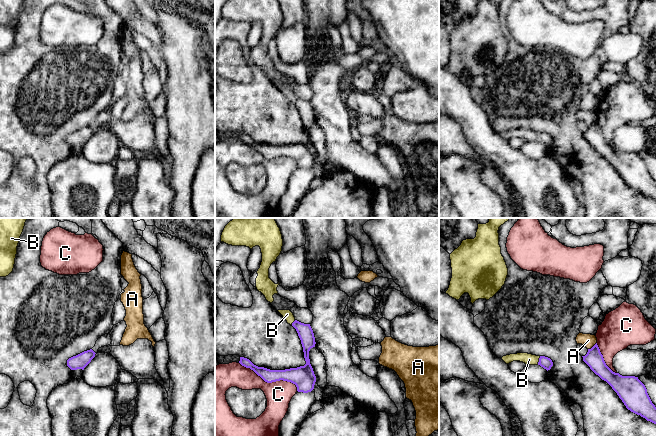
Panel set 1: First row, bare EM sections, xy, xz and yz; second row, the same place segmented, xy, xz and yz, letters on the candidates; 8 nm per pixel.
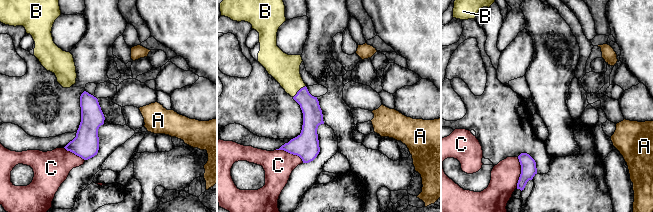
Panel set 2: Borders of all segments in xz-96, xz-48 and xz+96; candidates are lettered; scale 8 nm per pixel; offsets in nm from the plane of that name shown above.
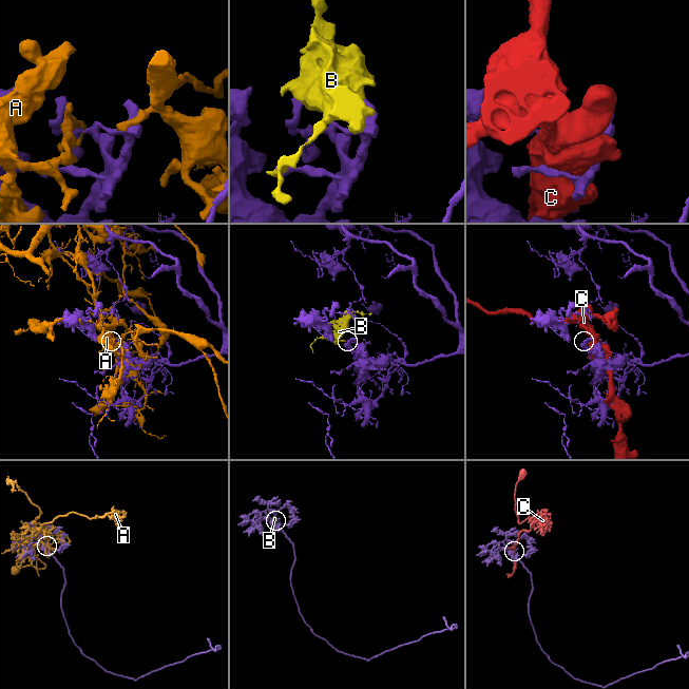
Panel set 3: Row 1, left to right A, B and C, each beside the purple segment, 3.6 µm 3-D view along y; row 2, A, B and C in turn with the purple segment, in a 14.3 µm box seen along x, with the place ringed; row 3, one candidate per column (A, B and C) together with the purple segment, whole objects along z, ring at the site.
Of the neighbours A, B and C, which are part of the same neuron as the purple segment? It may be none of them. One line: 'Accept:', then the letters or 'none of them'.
Accept: B

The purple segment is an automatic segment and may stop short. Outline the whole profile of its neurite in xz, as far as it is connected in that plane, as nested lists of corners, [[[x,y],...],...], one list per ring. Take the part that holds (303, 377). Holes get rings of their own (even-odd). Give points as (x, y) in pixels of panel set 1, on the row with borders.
[[[278,310],[288,324],[292,325],[301,340],[304,358],[306,364],[297,368],[285,370],[270,370],[264,367],[254,365],[249,359],[240,357],[239,363],[253,370],[265,382],[272,383],[276,381],[287,381],[296,385],[298,392],[308,393],[314,389],[316,376],[310,364],[309,351],[315,347],[315,337],[310,324],[304,324],[297,321],[290,310]]]

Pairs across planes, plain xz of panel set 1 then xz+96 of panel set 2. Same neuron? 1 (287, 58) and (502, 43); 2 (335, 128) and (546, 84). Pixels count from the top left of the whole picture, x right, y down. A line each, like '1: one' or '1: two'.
1: two
2: one

